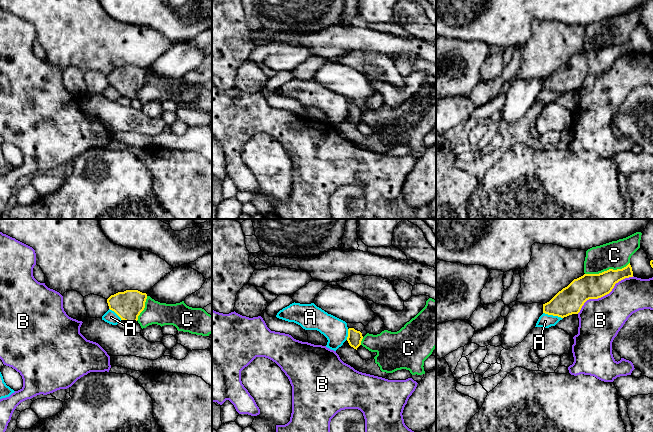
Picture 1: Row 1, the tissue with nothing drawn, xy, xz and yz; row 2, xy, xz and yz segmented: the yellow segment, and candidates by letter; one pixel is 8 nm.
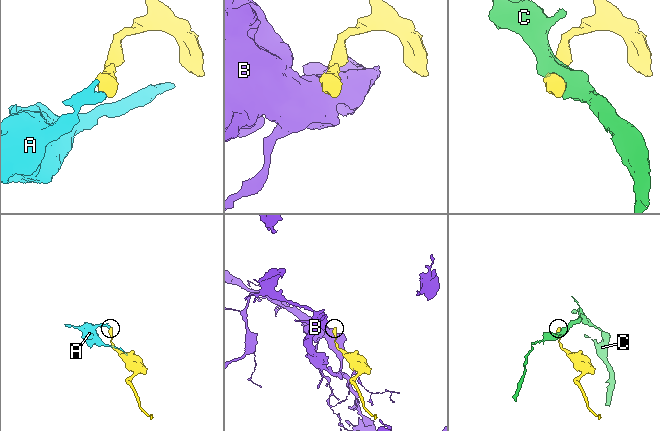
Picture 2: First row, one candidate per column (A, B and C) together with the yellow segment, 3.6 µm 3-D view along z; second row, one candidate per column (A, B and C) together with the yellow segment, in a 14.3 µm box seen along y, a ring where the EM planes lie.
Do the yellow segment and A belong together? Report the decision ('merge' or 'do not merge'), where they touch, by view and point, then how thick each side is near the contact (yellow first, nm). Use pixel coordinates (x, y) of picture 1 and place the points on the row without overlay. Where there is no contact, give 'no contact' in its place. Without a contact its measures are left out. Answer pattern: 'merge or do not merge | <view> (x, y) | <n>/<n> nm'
do not merge | yz (553, 91) | 220/110 nm

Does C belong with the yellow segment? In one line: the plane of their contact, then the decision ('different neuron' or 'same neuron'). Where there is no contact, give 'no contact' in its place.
contact in yz; different neuron

